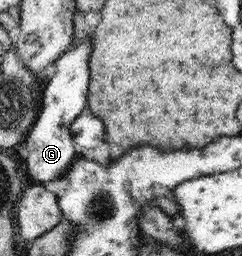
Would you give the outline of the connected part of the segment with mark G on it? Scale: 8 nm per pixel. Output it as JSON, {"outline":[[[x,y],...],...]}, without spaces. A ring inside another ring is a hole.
{"outline":[[[93,36],[86,37],[77,47],[67,51],[55,65],[49,82],[43,85],[41,111],[35,122],[31,135],[22,145],[27,159],[25,175],[32,182],[47,183],[57,181],[67,175],[69,169],[79,159],[77,143],[73,139],[72,125],[89,105],[89,87],[91,87],[91,53],[93,53]]]}

